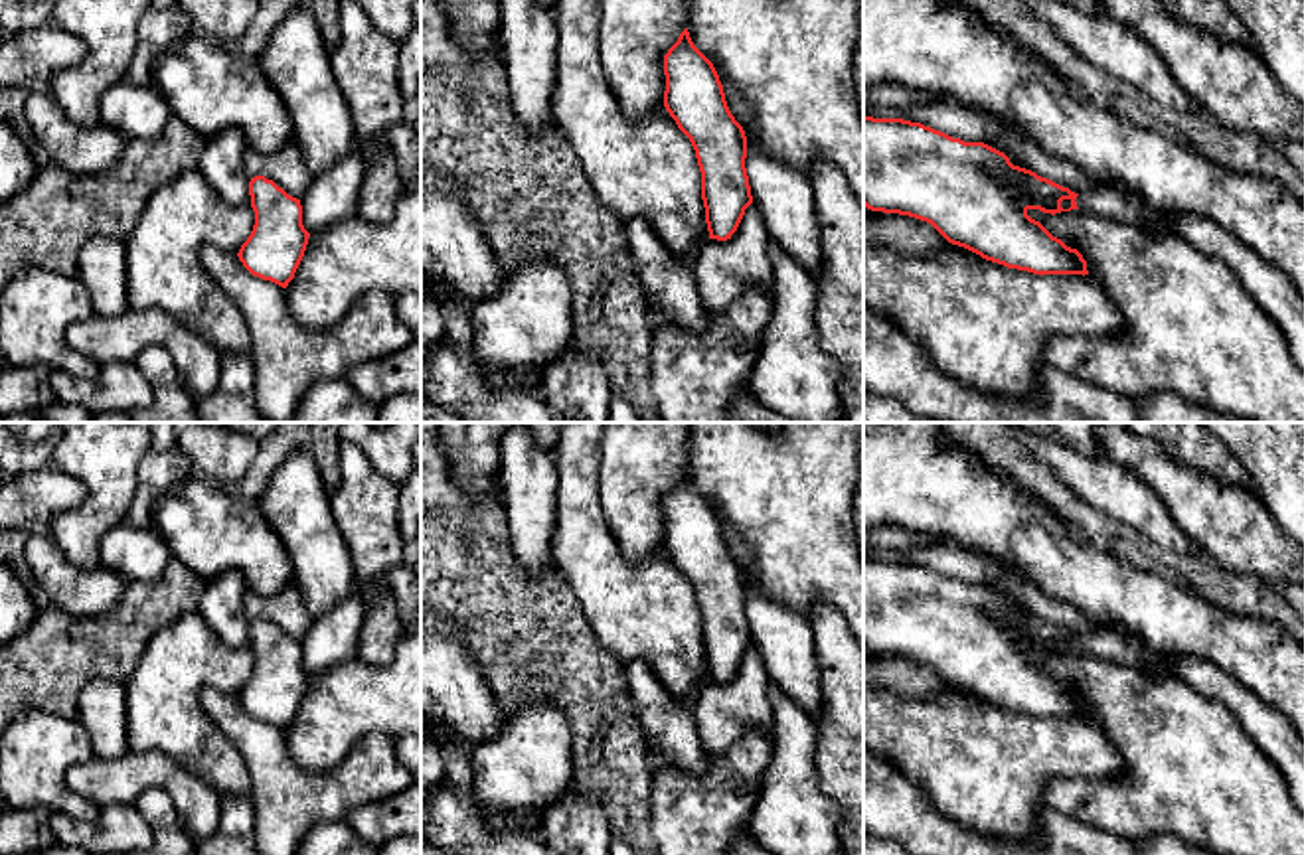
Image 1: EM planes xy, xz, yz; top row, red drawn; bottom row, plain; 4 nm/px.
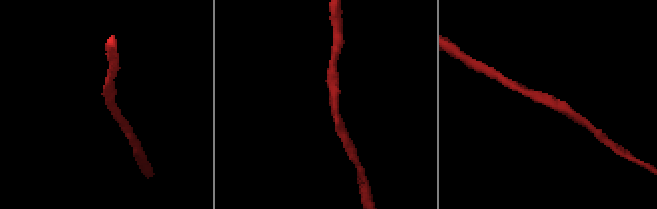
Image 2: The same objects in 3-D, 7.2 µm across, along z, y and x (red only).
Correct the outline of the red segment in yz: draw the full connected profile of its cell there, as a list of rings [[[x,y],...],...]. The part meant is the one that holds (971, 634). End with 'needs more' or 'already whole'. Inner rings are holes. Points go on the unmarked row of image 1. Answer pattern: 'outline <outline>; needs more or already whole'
outline [[[863,559],[863,648],[871,654],[883,654],[883,656],[899,656],[899,658],[909,658],[921,663],[931,665],[948,685],[964,689],[976,697],[980,697],[986,703],[1004,707],[1008,711],[1018,711],[1018,713],[1027,713],[1033,717],[1089,717],[1087,713],[1087,703],[1077,691],[1067,689],[1061,681],[1053,679],[1039,663],[1031,661],[1027,658],[1029,652],[1039,652],[1043,656],[1061,656],[1061,654],[1071,654],[1079,652],[1077,650],[1077,638],[1069,630],[1063,630],[1047,620],[1037,618],[1031,612],[1014,608],[1010,600],[984,586],[984,584],[964,584],[960,581],[952,581],[940,573],[935,573],[931,569],[925,569],[921,565],[911,565],[903,561],[873,561],[873,559]]]; already whole

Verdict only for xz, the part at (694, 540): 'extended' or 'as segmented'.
as segmented

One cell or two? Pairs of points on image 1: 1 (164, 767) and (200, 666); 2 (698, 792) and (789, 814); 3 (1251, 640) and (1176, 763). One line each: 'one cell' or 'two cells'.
1: two cells
2: two cells
3: two cells

